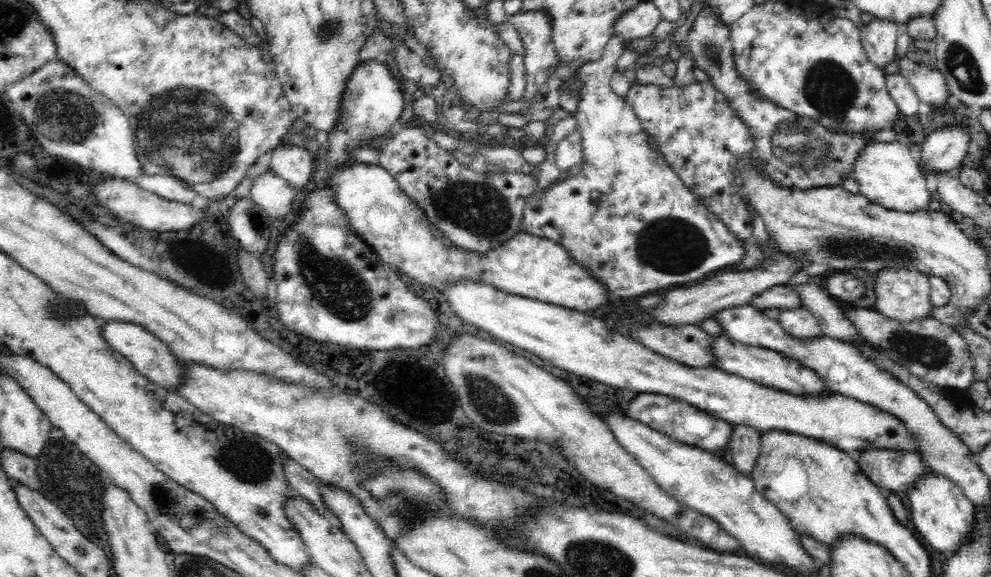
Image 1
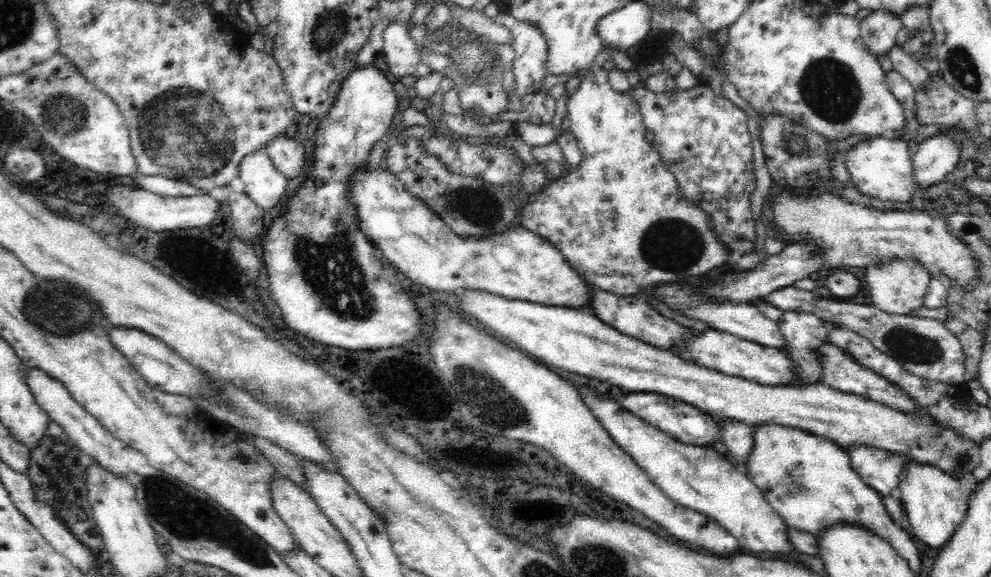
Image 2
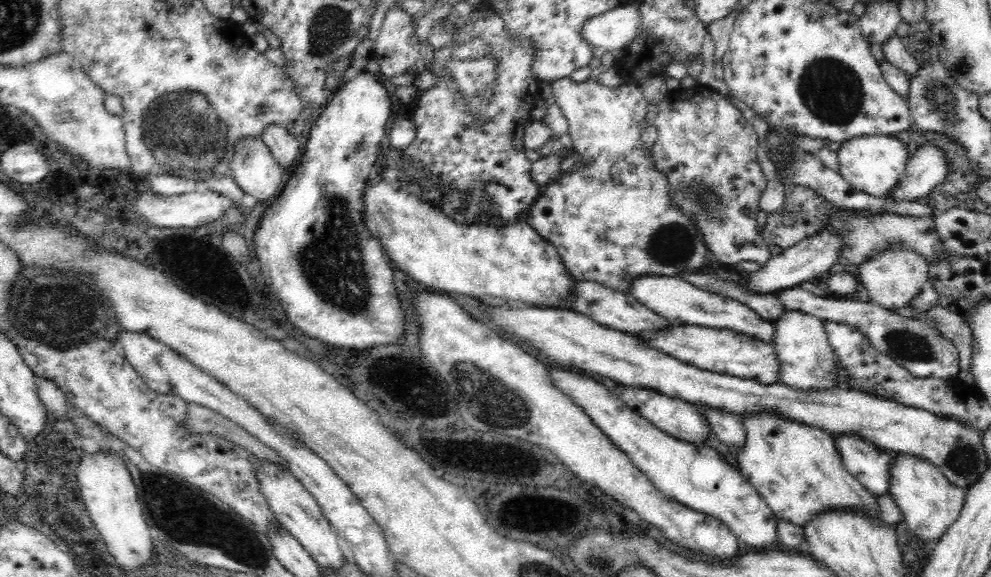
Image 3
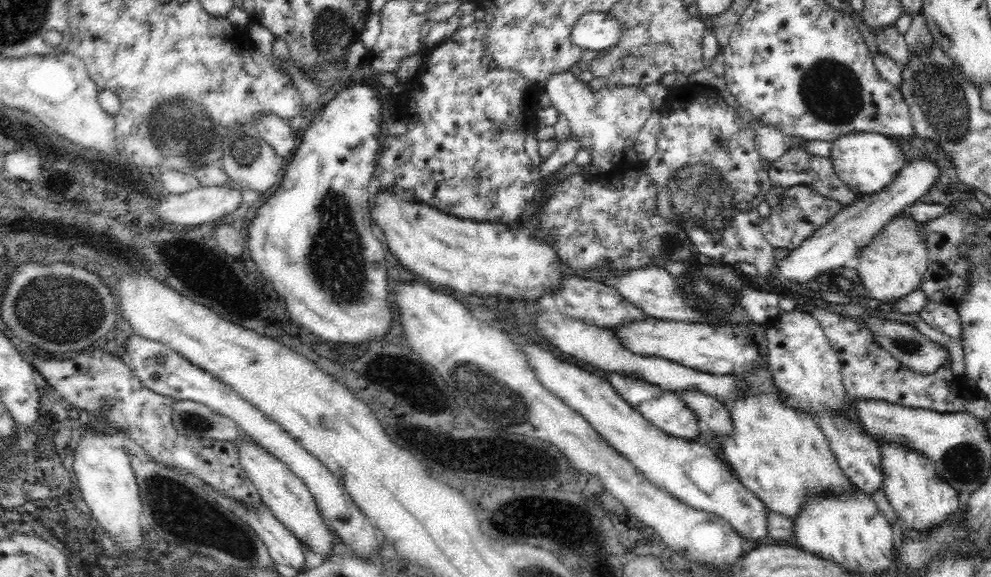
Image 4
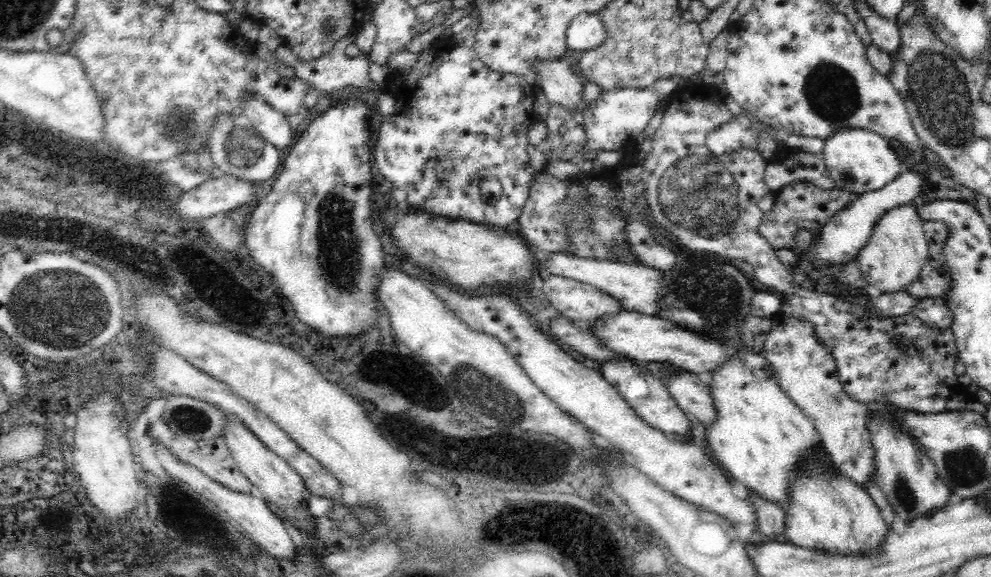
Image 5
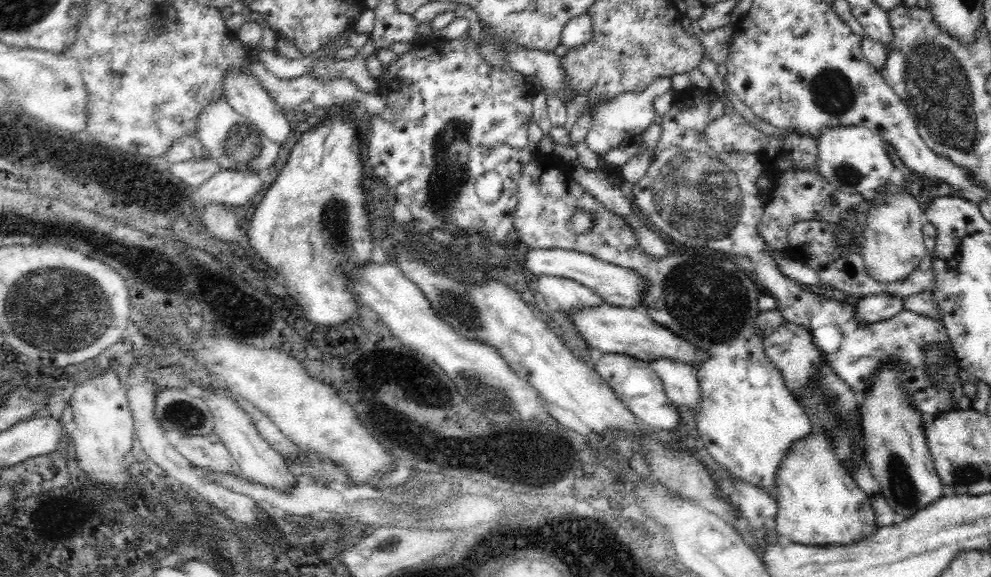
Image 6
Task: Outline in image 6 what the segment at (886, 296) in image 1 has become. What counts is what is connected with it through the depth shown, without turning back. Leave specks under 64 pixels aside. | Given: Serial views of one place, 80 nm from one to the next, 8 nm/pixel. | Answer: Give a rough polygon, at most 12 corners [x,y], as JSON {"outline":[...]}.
{"outline":[[891,182],[868,199],[862,256],[896,282],[926,252],[929,224],[912,190]]}

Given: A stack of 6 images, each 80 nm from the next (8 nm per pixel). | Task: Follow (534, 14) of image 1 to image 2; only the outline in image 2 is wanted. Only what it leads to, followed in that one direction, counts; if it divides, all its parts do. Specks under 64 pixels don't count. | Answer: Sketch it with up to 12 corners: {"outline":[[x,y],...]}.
{"outline":[[504,12],[516,84],[503,112],[522,114],[542,90],[548,56],[540,29]]}

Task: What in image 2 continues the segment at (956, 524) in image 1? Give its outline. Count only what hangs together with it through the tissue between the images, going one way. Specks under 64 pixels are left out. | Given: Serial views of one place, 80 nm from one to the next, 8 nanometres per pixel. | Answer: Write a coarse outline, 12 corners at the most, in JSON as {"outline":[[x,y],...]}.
{"outline":[[909,460],[894,494],[911,534],[940,548],[969,493],[936,466]]}

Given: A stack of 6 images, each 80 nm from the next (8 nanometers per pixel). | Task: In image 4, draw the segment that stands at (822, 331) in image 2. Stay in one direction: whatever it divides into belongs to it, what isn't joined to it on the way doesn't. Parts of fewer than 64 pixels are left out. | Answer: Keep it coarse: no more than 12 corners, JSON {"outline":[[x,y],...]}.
{"outline":[[808,313],[767,326],[765,362],[842,473],[880,490],[880,449],[851,412],[836,351]]}

